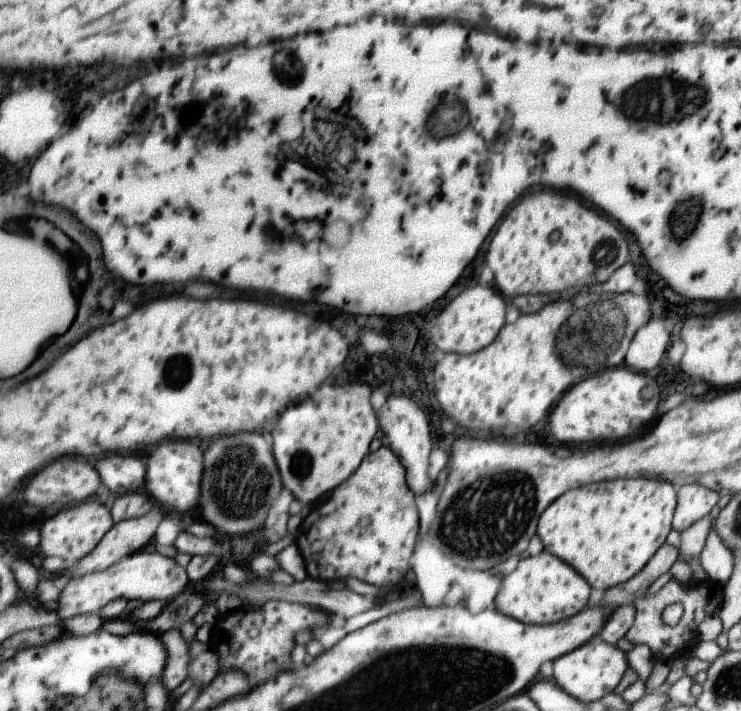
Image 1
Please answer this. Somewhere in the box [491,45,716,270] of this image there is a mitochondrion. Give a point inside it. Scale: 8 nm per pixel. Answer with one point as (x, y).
(657, 100)

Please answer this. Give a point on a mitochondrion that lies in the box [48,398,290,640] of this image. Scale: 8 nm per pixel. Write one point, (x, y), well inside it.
(240, 480)

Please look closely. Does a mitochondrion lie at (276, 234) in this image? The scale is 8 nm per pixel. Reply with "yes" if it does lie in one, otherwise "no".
no

